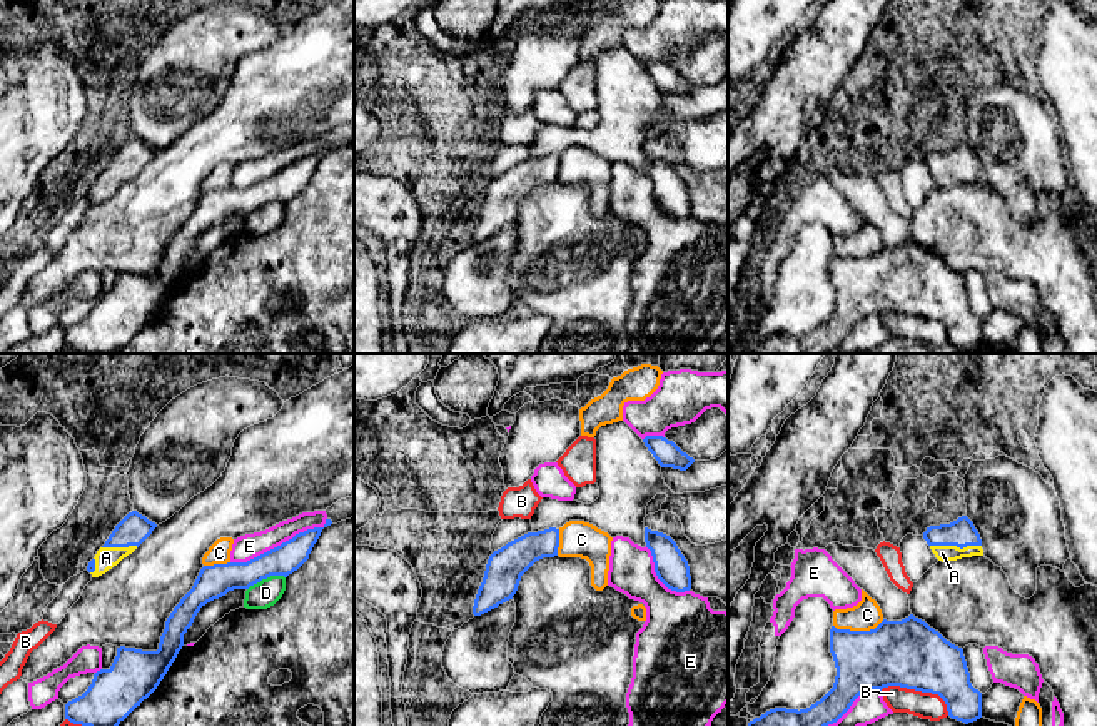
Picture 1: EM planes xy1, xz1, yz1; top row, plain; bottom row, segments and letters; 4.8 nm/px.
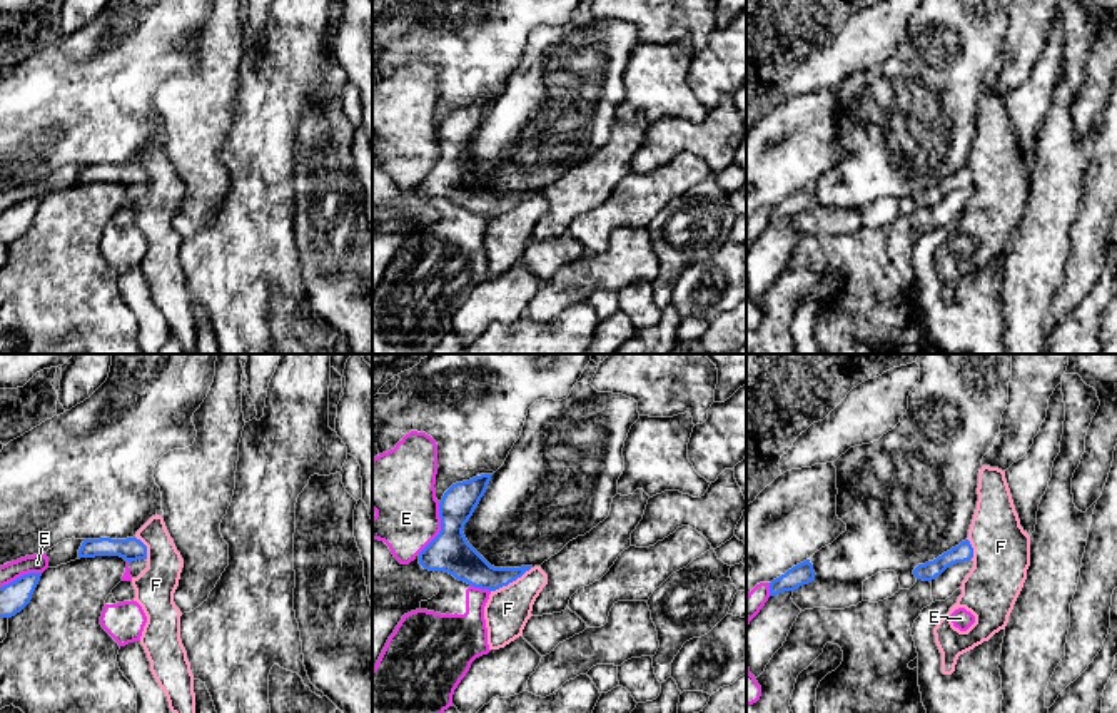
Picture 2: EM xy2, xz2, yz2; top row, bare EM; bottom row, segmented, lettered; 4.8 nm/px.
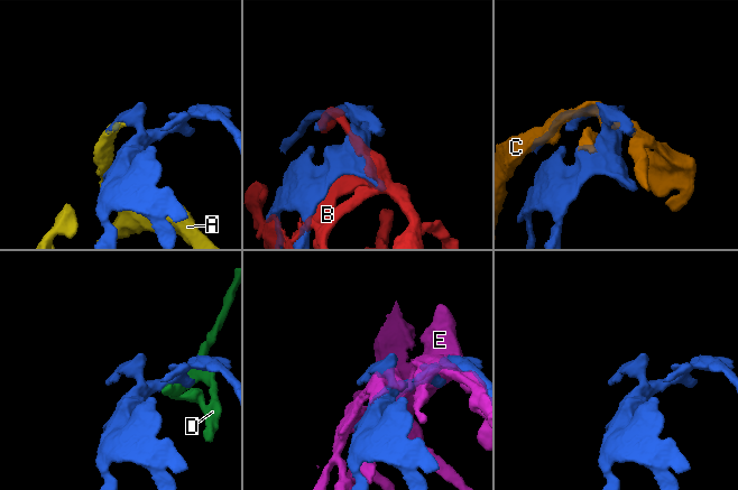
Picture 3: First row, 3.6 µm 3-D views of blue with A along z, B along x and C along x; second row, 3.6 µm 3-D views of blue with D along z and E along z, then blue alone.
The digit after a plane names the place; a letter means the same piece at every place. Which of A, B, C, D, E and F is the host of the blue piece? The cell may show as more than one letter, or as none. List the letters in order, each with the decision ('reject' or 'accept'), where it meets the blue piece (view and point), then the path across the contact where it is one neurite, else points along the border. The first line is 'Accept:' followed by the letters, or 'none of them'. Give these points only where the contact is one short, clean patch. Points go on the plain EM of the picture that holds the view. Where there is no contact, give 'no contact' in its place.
Accept: A
A: accept | yz1 (955, 171)
B: reject | yz1 (919, 316)
C: reject | yz1 (859, 257)
D: reject | xy1 (266, 204) | along xy1 (284, 202), (262, 204), (247, 216)
E: reject | xy1 (281, 171)
F: reject | xz2 (511, 207) | along xz2 (531, 192), (491, 217)

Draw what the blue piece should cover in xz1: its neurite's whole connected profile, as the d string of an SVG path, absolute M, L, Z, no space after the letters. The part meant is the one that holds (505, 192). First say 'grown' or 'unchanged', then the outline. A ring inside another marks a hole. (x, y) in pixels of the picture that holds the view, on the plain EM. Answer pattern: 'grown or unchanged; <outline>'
unchanged; M559 155L528 159L494 177L486 190L473 240L481 242L513 225L521 202L539 185L558 182Z

